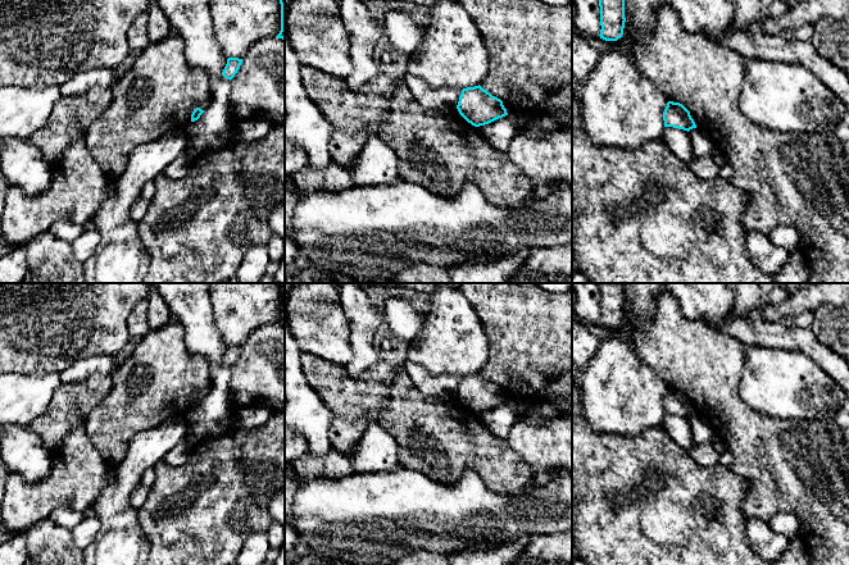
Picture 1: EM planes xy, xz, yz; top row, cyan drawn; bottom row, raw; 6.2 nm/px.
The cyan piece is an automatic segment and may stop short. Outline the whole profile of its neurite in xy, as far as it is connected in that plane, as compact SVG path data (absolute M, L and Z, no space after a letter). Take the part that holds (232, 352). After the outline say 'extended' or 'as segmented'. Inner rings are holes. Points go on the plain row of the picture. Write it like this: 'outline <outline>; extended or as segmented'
outline M228 345L227 351L222 359L222 363L231 368L237 360L237 357L240 356L241 350L242 350L242 346Z; as segmented

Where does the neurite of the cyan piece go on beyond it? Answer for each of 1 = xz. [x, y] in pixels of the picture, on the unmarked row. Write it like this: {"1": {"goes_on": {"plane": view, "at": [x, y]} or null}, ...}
{"1": {"goes_on": null}}

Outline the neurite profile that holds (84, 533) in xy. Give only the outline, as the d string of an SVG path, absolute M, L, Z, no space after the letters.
M85 516L83 520L71 530L76 546L81 550L90 546L99 528L100 521L96 516Z

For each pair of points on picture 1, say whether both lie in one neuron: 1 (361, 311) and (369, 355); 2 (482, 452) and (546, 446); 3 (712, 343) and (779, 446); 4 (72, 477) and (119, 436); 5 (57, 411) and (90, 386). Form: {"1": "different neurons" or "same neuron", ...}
{"1": "same neuron", "2": "different neurons", "3": "same neuron", "4": "different neurons", "5": "same neuron"}

